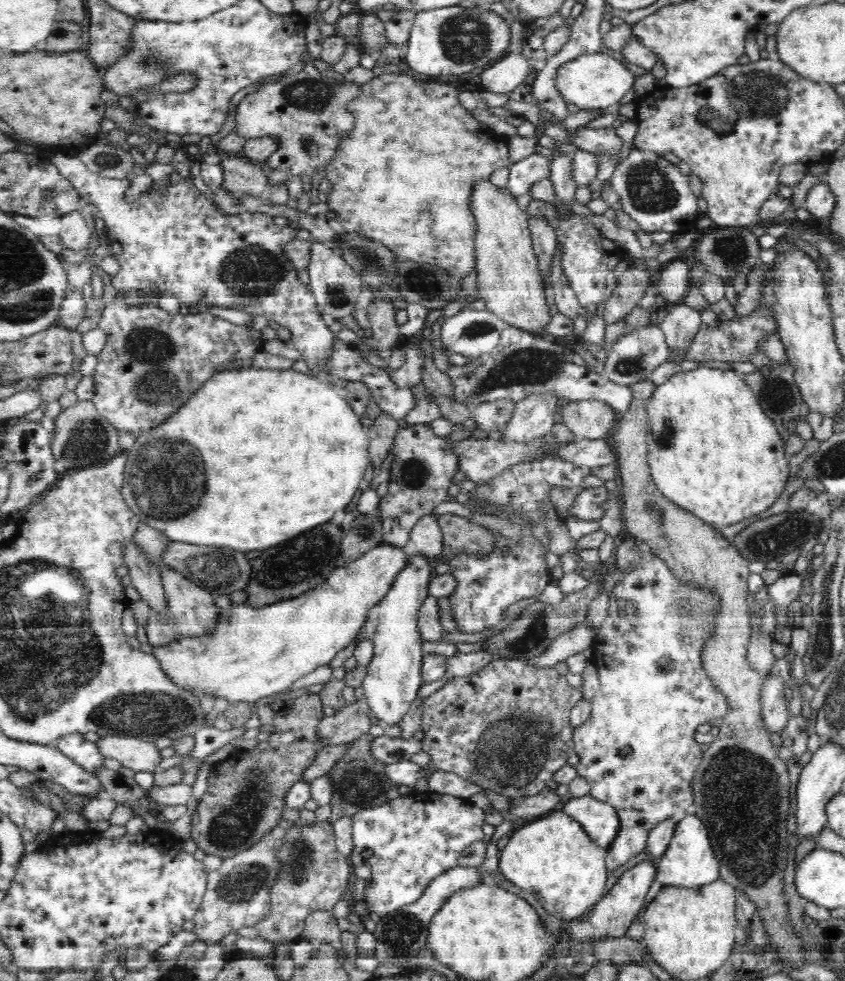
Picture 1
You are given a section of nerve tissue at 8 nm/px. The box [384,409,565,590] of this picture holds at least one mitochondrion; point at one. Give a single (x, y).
(415, 472)

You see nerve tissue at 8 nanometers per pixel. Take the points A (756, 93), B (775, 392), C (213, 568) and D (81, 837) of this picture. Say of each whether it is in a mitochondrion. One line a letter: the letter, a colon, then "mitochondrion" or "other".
A: mitochondrion
B: mitochondrion
C: mitochondrion
D: other

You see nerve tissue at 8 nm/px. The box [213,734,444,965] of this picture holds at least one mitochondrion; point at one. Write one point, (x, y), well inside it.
(243, 883)

